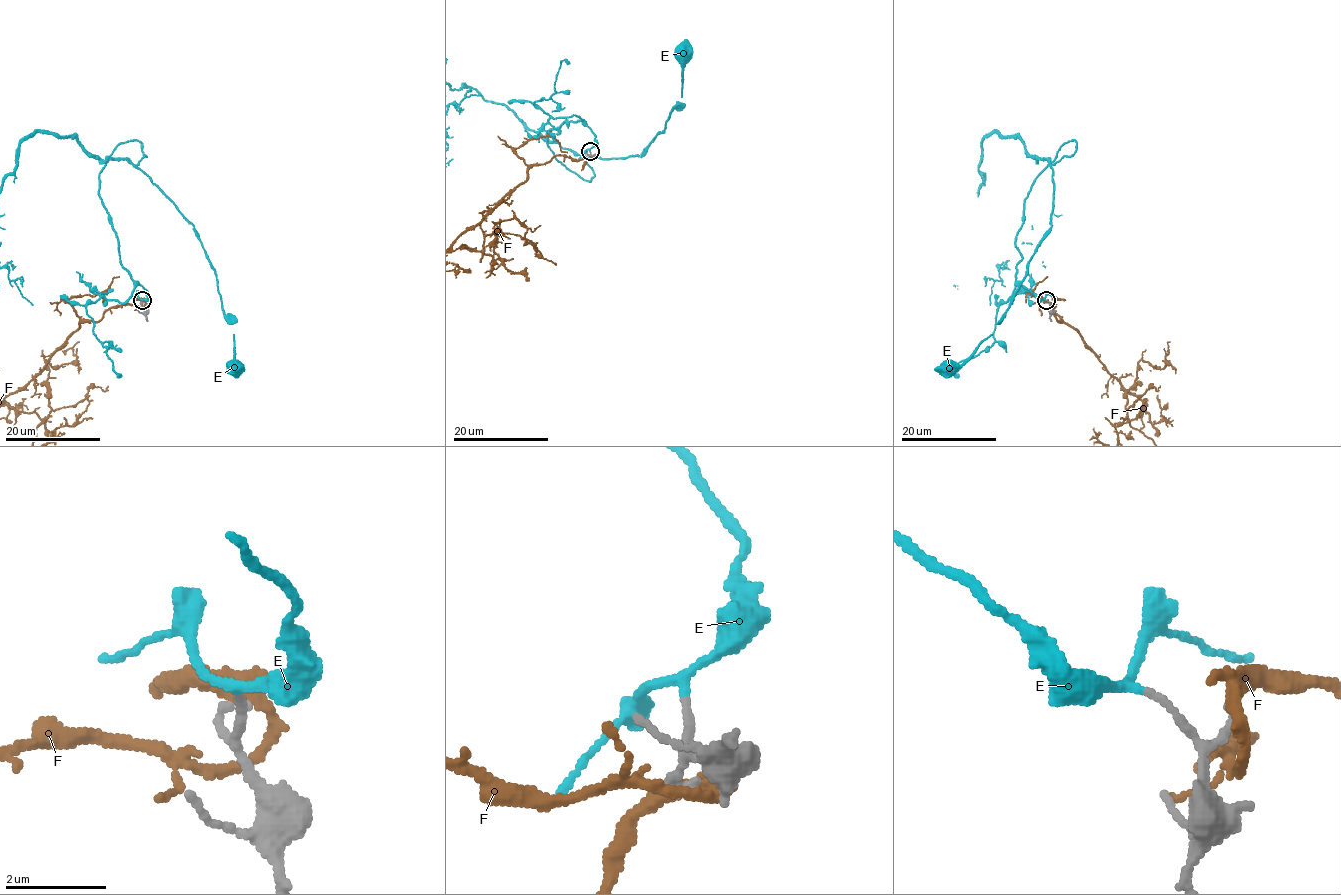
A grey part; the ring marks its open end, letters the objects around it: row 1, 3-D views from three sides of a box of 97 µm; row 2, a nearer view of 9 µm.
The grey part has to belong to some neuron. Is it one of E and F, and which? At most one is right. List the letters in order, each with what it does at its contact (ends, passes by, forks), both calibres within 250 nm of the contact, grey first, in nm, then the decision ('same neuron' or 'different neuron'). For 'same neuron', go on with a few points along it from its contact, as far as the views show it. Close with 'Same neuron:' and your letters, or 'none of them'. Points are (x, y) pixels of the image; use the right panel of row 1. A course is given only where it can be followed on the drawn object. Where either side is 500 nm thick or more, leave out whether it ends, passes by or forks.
E: it passes by | 140/170 nm | same neuron | via (1046, 299), (1016, 280), (1015, 238), (1040, 173), (1075, 141), (1052, 166), (1051, 226), (1003, 316), (948, 366)
F: it passes by | 160/300 nm | different neuron
Same neuron: E

